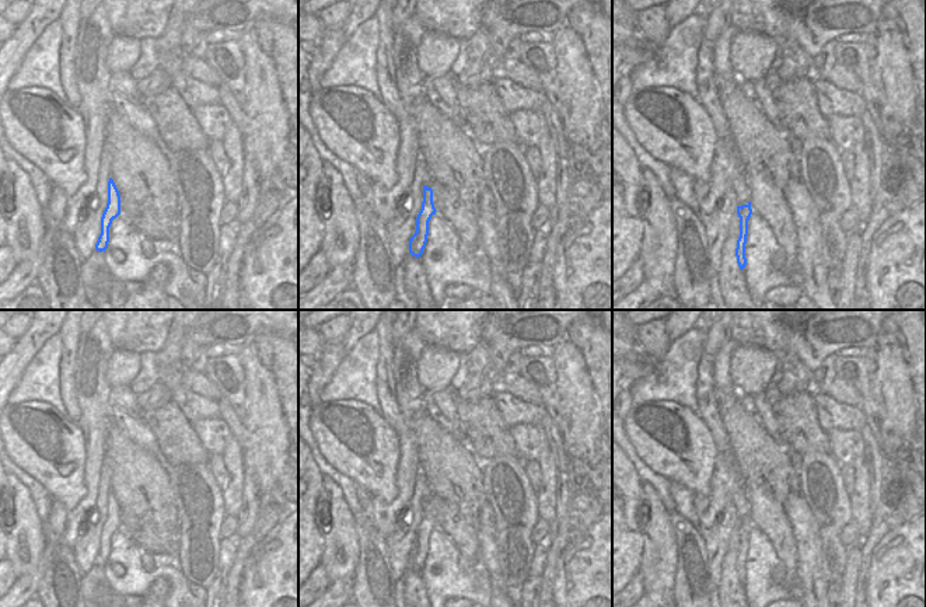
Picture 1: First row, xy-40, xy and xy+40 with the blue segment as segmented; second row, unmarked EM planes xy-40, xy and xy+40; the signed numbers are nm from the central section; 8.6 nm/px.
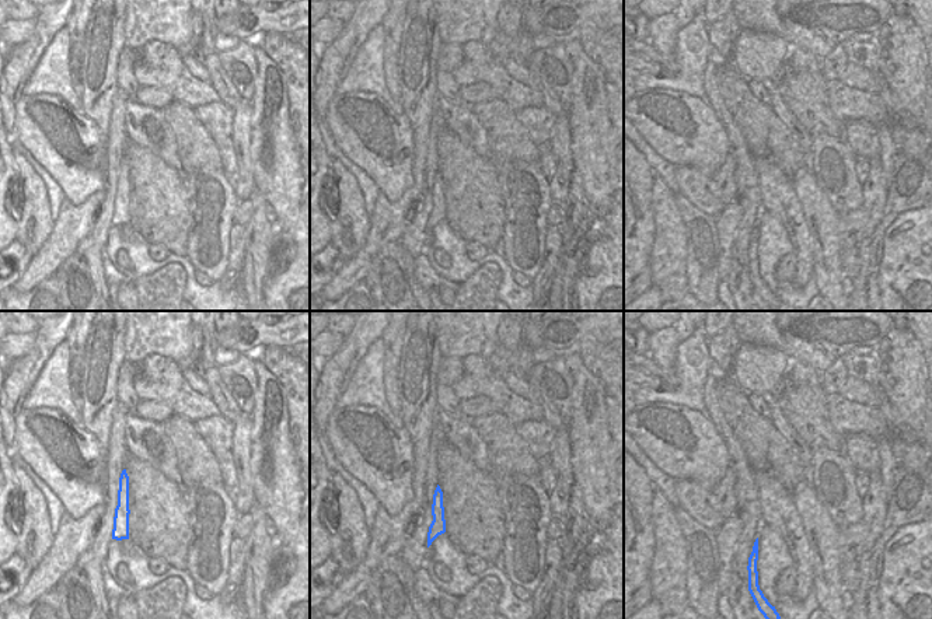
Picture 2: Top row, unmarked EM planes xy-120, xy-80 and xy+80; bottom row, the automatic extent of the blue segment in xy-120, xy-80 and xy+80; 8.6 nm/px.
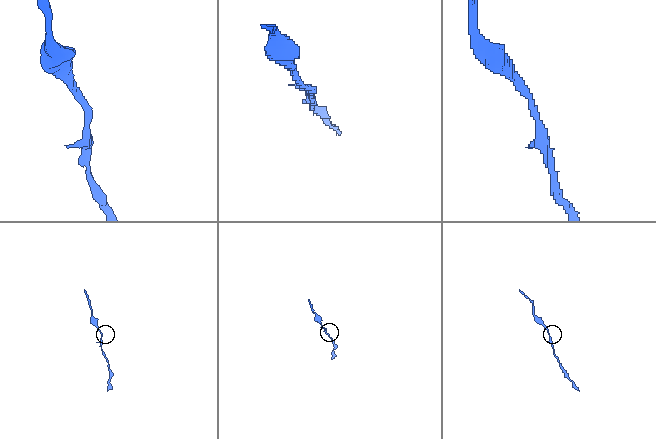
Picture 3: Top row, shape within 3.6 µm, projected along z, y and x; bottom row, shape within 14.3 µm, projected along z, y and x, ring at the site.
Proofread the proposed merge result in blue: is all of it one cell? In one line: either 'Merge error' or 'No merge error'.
No merge error.

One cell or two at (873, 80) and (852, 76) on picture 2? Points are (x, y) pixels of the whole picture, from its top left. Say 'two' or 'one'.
one

